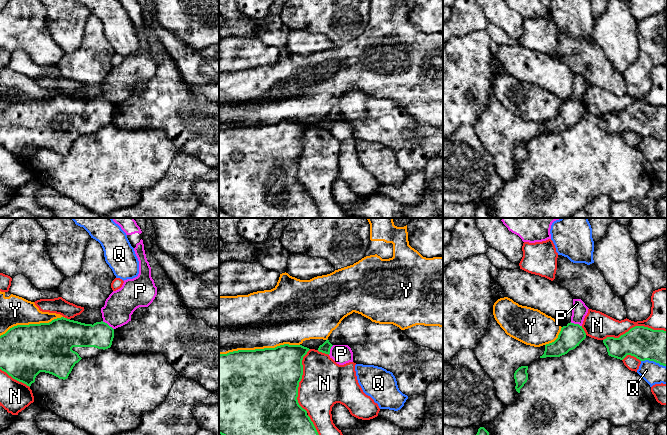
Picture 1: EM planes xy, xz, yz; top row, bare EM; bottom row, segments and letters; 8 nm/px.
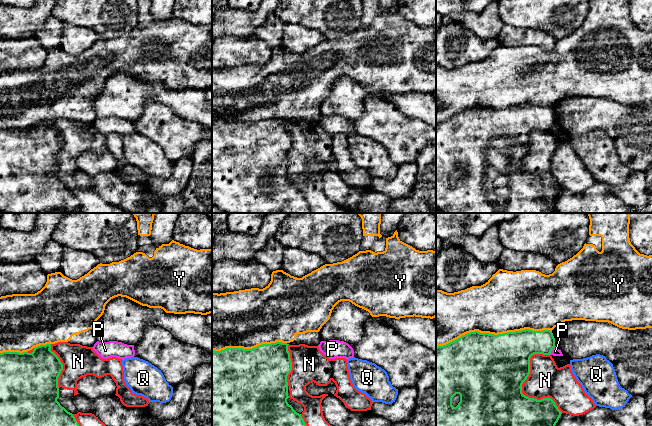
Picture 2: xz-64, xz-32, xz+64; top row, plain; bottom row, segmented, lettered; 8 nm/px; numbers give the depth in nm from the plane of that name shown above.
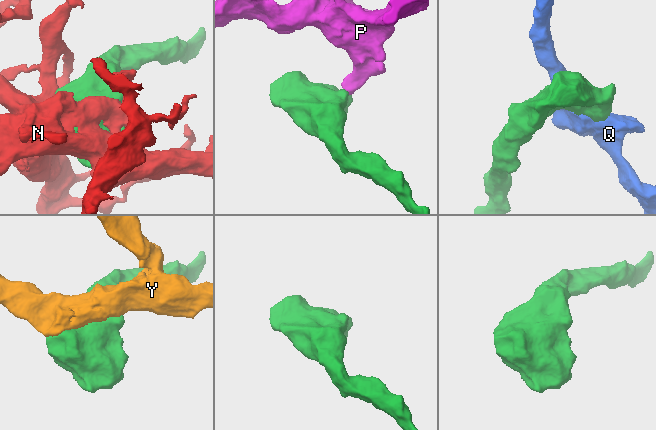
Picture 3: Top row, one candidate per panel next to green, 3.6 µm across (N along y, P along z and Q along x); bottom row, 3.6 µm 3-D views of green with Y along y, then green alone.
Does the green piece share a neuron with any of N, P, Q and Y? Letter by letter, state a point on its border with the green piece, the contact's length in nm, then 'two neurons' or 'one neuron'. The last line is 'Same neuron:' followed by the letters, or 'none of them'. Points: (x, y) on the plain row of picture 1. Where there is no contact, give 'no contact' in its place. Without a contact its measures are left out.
N: xz (300, 156) | 500 nm | two neurons
P: xy (107, 100) | 120 nm | two neurons
Q: yz (654, 137) | 220 nm | two neurons
Y: xz (259, 125) | 650 nm | two neurons
Same neuron: none of them

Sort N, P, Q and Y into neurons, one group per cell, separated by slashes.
N / P / Q / Y

